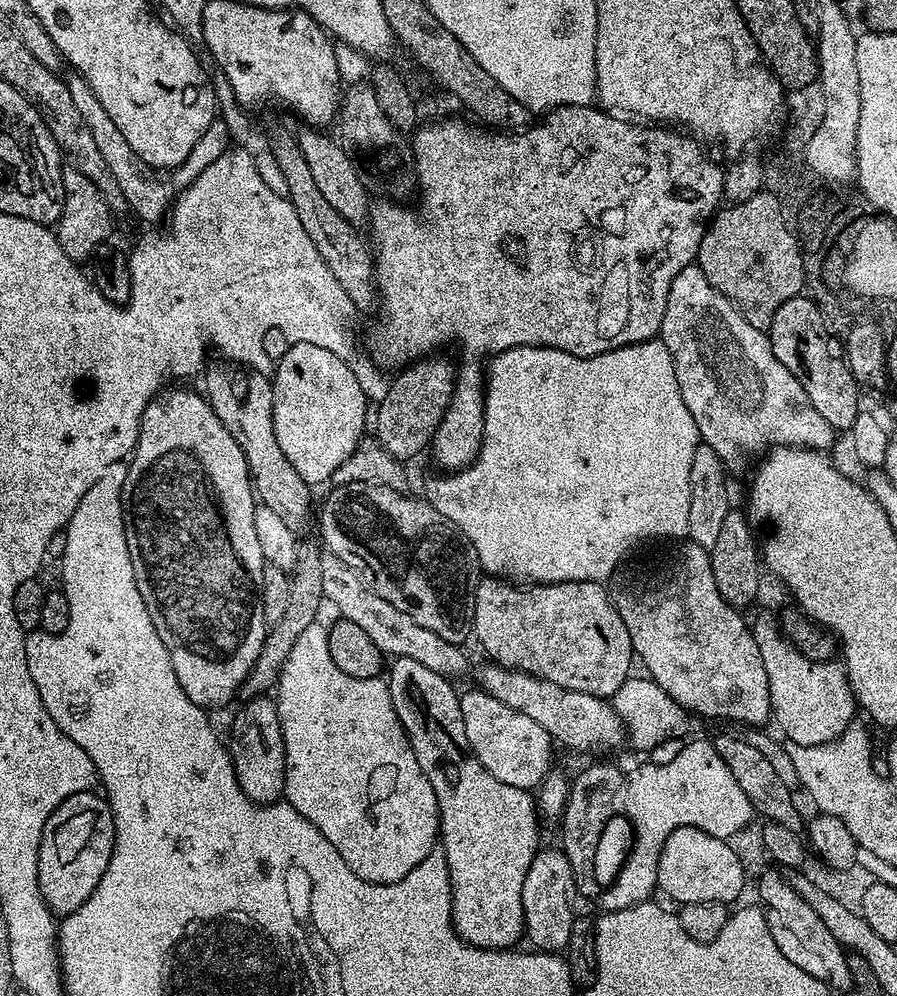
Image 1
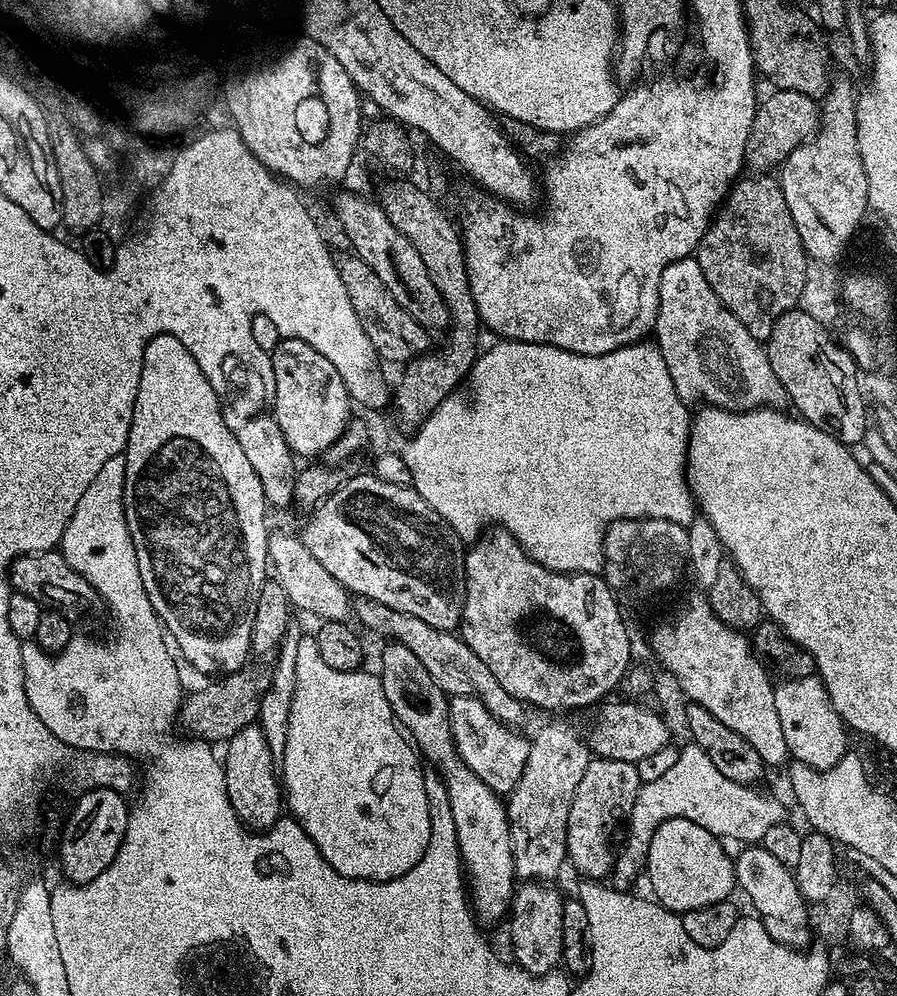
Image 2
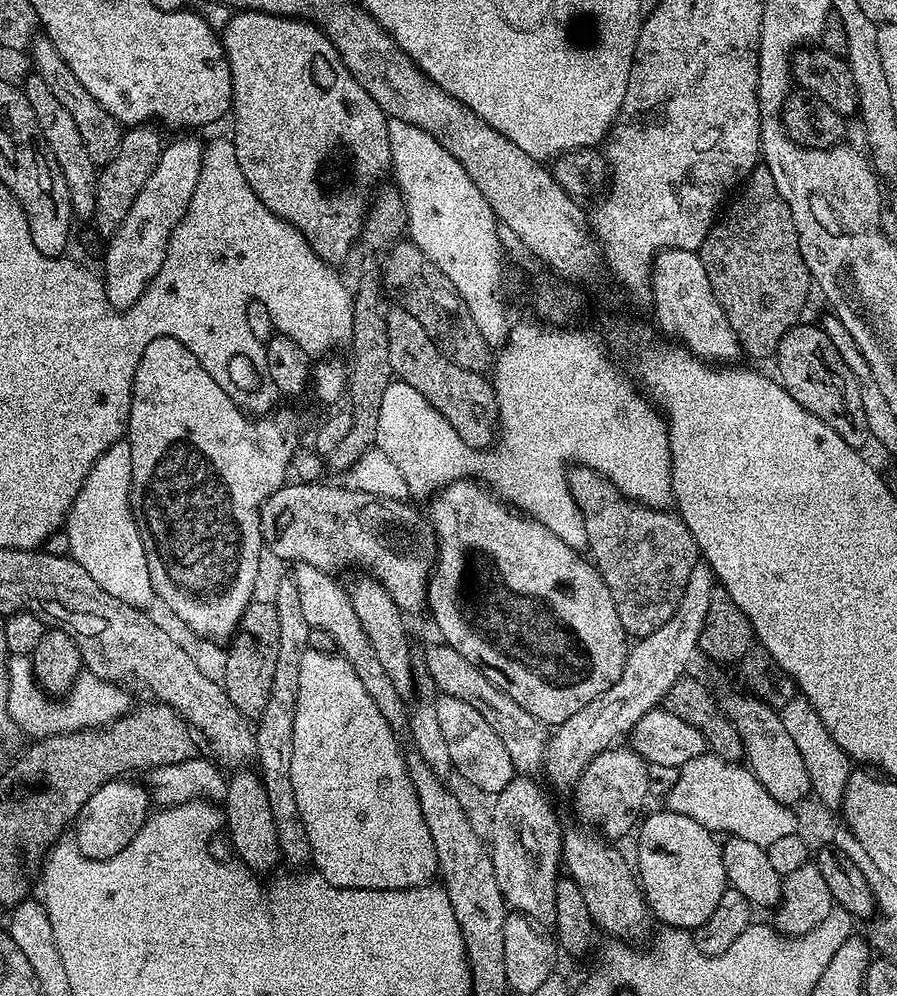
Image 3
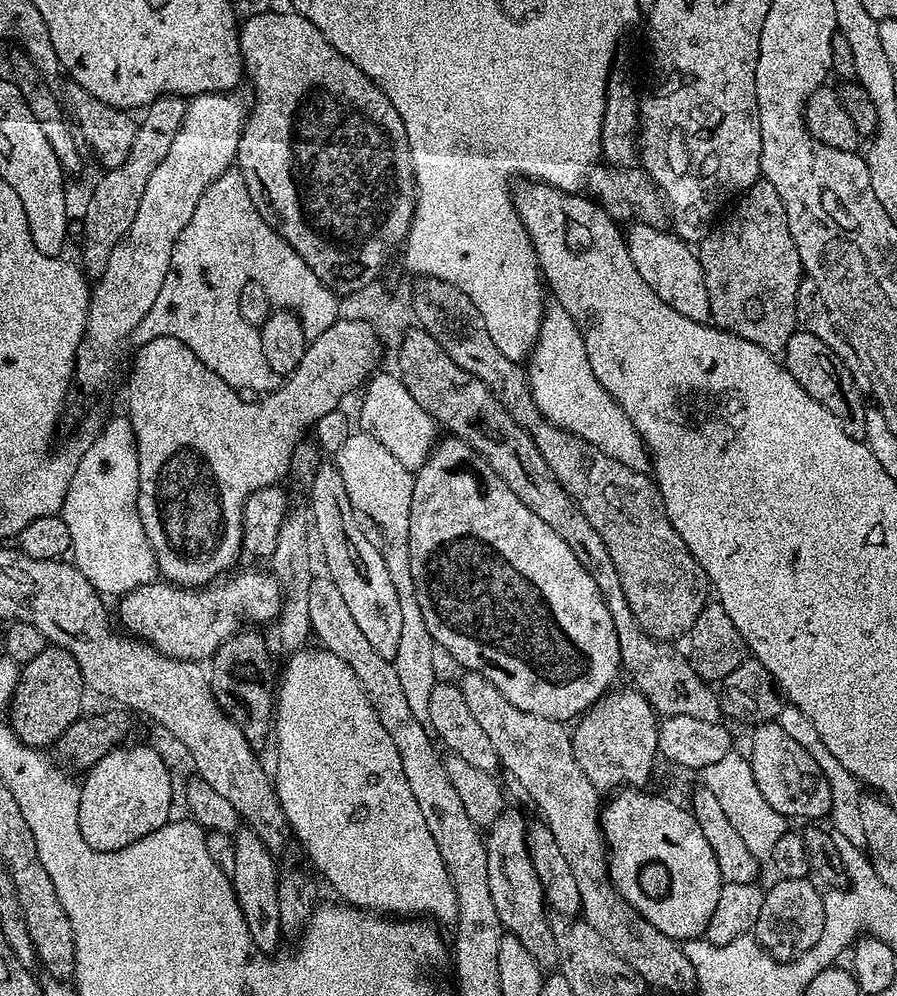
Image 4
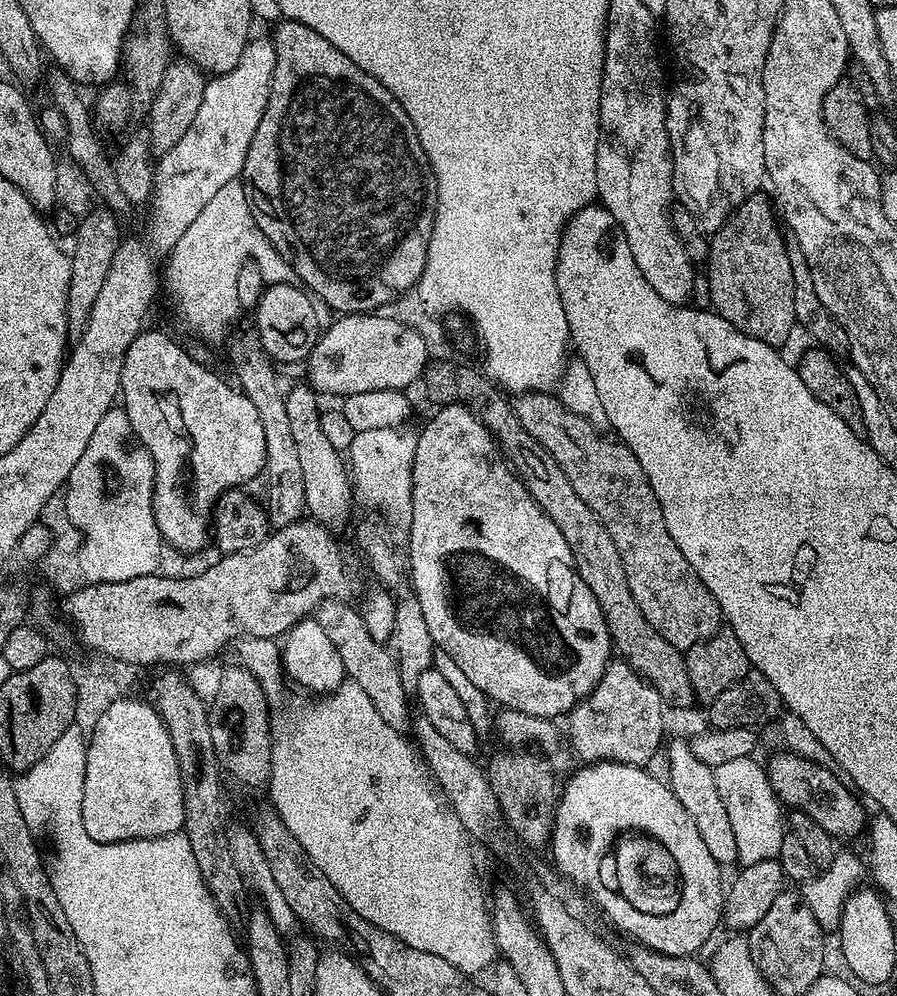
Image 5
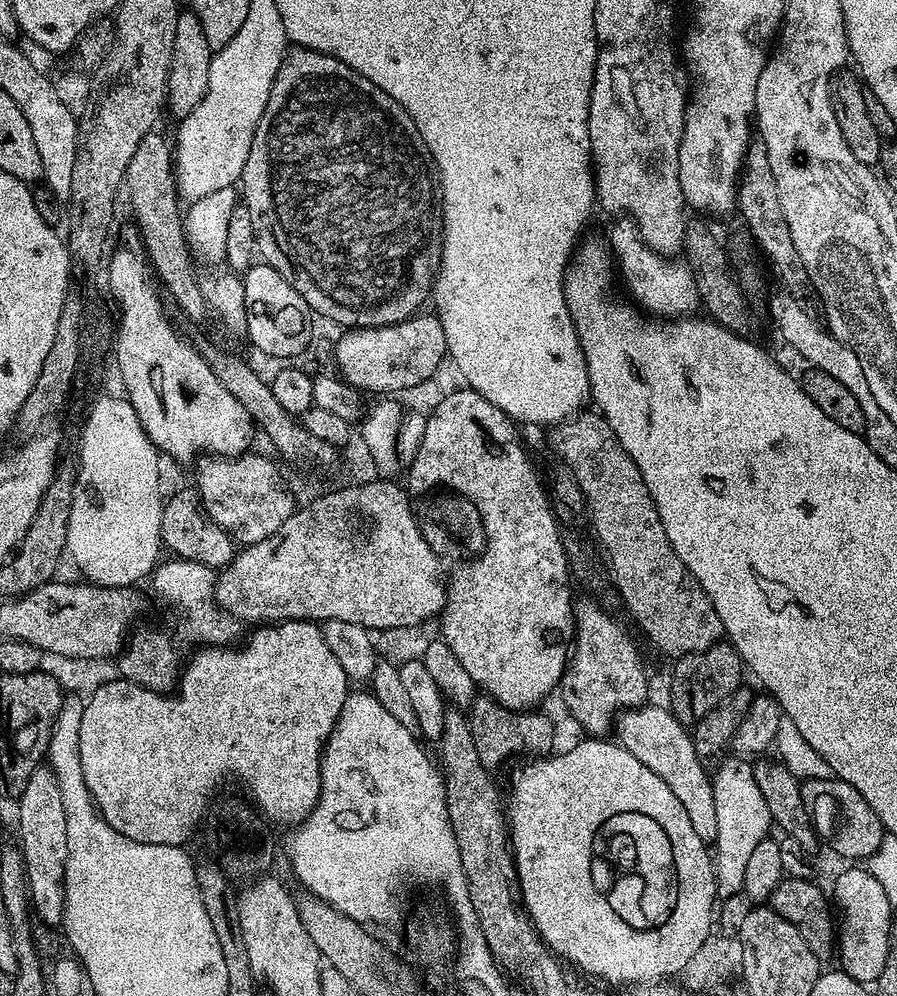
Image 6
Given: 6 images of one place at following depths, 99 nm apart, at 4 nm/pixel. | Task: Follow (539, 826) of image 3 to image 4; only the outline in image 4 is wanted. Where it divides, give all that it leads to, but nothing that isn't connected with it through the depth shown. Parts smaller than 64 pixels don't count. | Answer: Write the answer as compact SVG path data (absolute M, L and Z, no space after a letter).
M505 810L487 829L488 865L490 866L490 894L498 909L498 918L505 933L516 936L530 954L539 962L540 967L552 970L557 967L560 951L552 933L552 920L546 907L544 887L540 885L528 853L528 824L520 812Z

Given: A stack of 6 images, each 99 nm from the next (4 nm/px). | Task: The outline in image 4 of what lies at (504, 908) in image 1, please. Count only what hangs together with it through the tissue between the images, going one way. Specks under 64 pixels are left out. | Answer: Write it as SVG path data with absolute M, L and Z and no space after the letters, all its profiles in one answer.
M335 463L324 464L312 476L312 512L310 524L314 529L314 536L320 539L320 552L324 555L324 564L328 567L327 579L338 586L346 607L354 622L358 622L358 630L370 641L370 646L382 654L384 660L393 660L398 654L398 641L402 631L402 609L398 607L398 590L394 590L394 582L390 579L390 570L386 570L386 562L380 553L380 544L372 540L356 525L358 513L353 508L350 498L346 498L346 486L342 483L342 476L338 474Z

